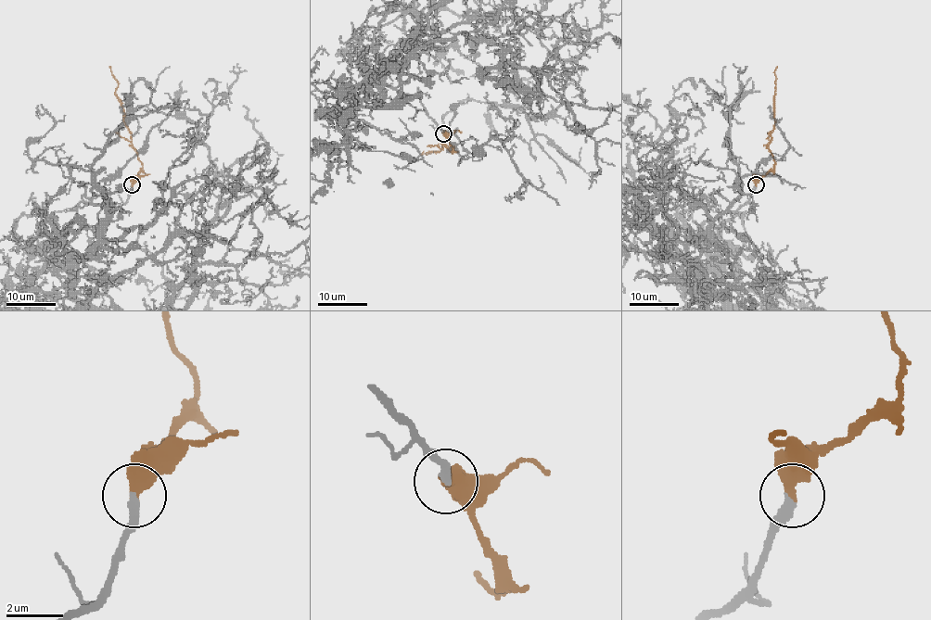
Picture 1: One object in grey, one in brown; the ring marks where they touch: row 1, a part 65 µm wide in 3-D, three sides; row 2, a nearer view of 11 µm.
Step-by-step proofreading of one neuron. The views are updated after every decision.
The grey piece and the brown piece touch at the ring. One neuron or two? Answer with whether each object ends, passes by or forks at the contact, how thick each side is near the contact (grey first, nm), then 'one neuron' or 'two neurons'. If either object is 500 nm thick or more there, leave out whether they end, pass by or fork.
320/500 nm | one neuron

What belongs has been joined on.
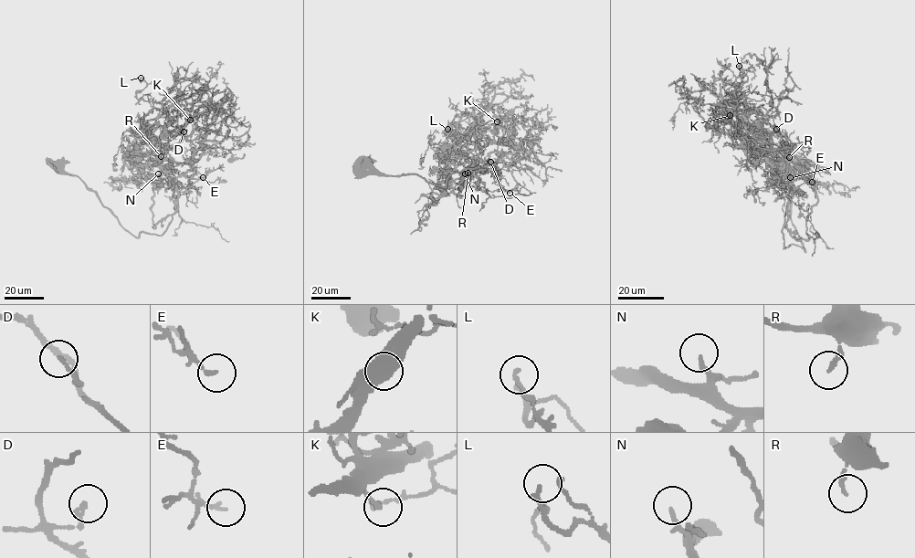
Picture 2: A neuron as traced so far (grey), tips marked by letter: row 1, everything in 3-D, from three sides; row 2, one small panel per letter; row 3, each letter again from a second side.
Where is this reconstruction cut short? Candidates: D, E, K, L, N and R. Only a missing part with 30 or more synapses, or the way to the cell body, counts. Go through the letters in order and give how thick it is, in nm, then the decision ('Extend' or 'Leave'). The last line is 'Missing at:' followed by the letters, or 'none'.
D: Thickness 150 nm. Leave
E: Thickness 100 nm. Leave
K: Thickness 150 nm. Leave
L: Thickness 150 nm. Leave
N: Thickness 110 nm. Extend
R: Thickness 170 nm. Leave
Missing at: N

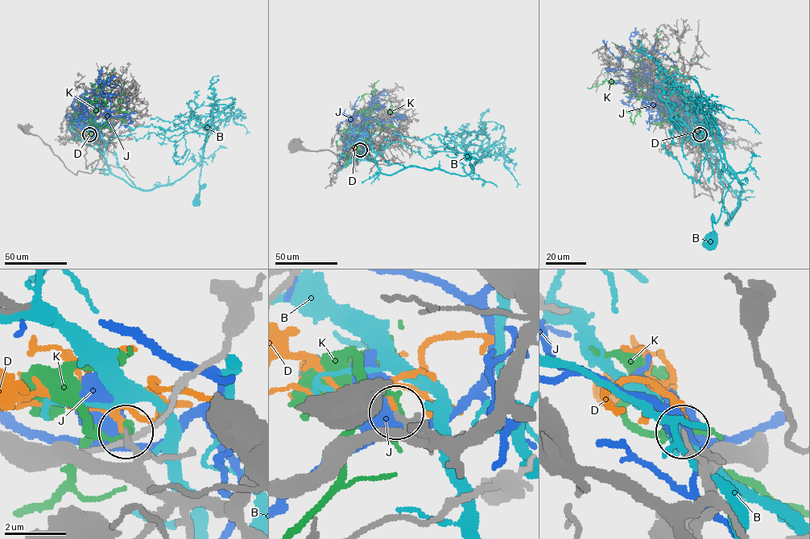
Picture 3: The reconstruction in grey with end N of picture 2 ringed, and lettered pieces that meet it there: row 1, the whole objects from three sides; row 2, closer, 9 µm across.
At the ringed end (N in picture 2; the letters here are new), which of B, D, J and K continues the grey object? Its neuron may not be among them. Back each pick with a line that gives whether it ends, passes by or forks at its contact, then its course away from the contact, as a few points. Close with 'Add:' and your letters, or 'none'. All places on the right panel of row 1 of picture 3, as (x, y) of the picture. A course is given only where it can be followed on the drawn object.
D: It ends there
Add: D

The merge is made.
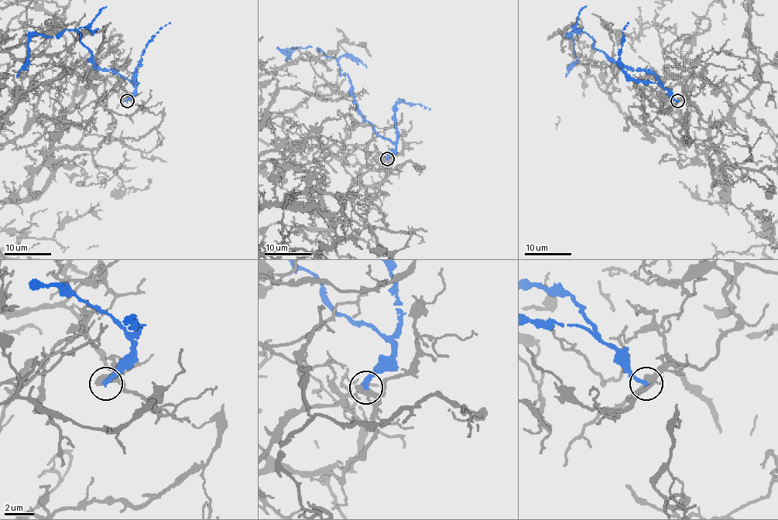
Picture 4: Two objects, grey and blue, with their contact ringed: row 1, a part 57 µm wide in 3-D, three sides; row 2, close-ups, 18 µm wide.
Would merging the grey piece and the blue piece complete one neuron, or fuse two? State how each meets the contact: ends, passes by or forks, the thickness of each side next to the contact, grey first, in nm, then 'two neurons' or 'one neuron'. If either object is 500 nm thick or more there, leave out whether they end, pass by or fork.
550/280 nm | two neurons

